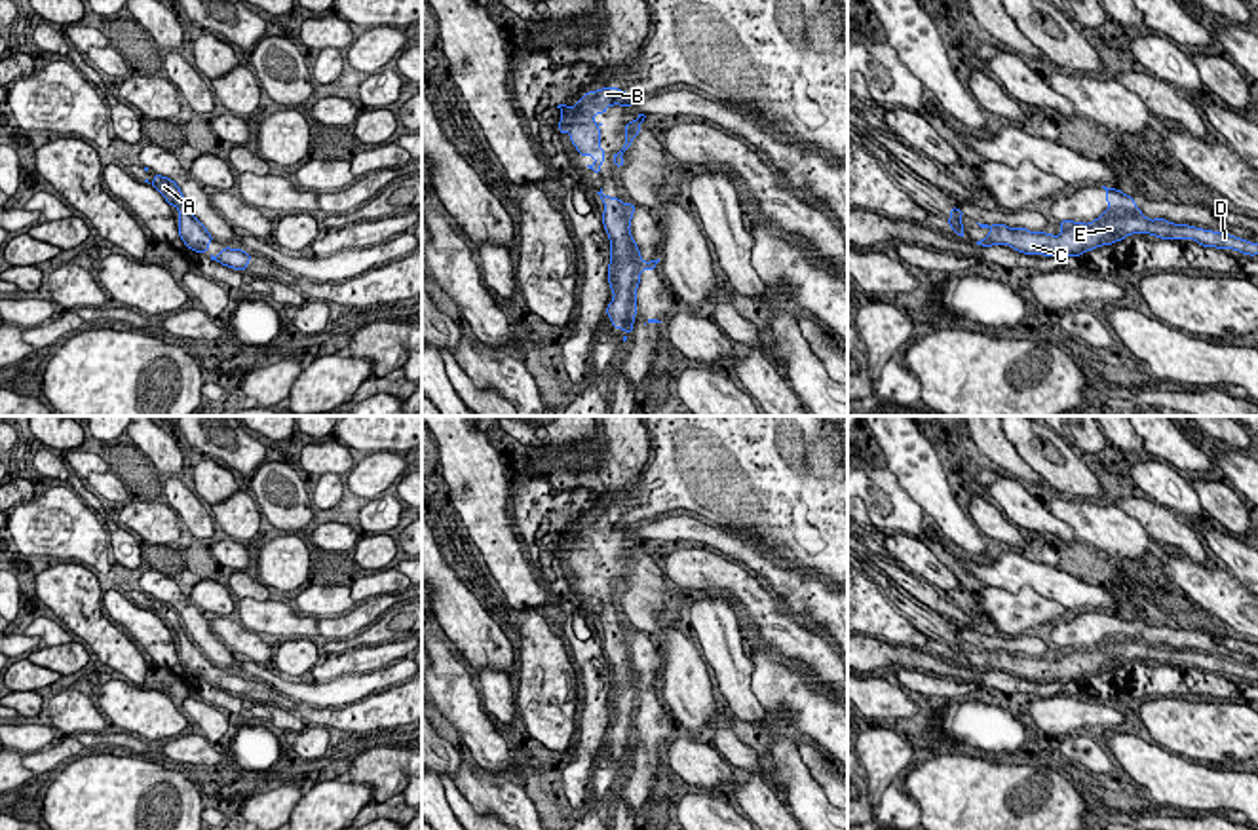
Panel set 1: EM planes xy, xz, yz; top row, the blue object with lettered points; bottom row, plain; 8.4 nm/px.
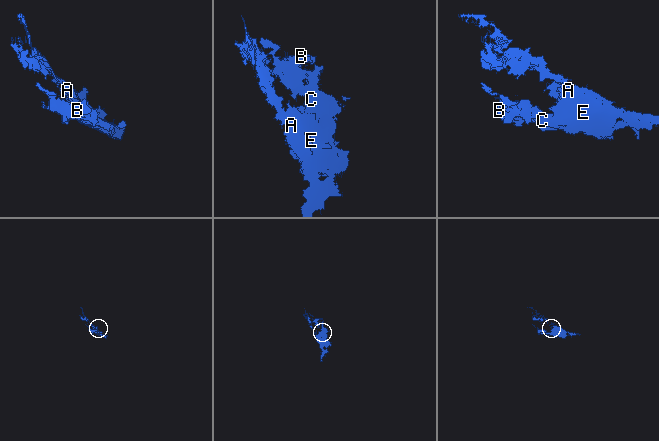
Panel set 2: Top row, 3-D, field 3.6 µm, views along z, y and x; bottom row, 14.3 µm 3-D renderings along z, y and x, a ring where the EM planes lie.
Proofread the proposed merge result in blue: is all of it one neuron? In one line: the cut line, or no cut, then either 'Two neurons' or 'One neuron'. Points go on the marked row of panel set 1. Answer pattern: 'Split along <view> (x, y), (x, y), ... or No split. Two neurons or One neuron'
No split. One neuron

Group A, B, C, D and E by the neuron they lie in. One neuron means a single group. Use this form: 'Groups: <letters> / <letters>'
Groups: A B C D E

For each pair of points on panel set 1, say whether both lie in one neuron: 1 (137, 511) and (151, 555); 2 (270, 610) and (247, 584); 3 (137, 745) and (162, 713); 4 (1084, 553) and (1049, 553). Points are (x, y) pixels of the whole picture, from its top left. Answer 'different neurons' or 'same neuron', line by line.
1: different neurons
2: different neurons
3: different neurons
4: same neuron

